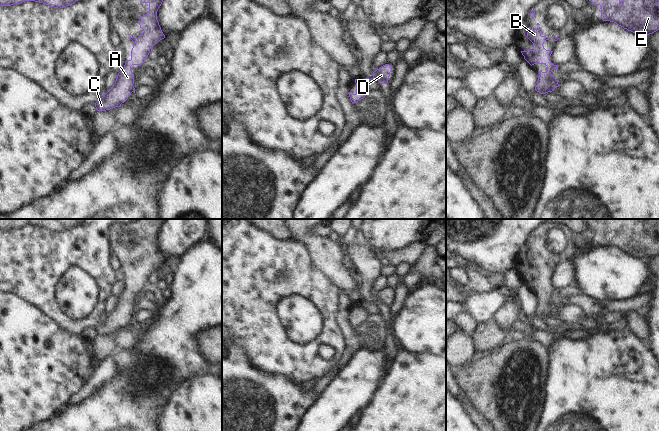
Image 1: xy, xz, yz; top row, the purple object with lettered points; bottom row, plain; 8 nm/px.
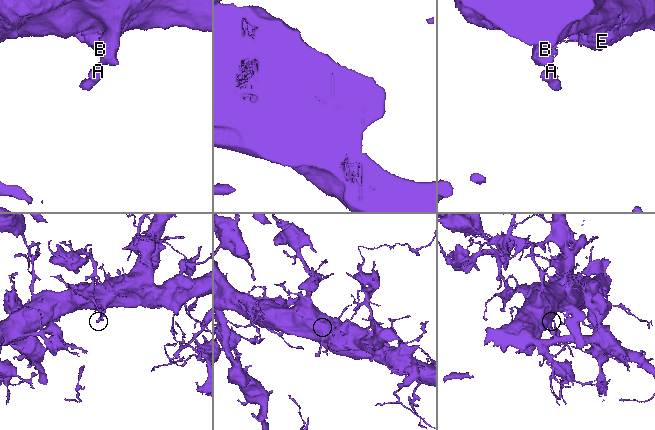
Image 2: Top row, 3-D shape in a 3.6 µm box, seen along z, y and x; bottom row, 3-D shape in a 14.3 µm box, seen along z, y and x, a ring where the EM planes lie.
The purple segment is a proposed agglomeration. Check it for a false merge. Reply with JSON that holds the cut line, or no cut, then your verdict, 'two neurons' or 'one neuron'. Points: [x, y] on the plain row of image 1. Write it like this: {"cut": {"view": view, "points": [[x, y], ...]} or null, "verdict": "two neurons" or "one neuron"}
{"cut": null, "verdict": "one neuron"}

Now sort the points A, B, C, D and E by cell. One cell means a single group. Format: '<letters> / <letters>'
A B C D E

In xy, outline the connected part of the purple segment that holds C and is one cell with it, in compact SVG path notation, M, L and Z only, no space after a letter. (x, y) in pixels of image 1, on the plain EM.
M141 219L141 226L149 228L149 238L140 241L139 249L143 257L138 262L131 261L134 266L131 274L131 283L125 286L124 292L118 297L115 307L111 313L103 318L96 327L97 335L106 335L115 331L121 331L132 316L135 315L134 298L132 289L142 289L152 276L152 271L165 262L159 246L157 235L166 219Z

